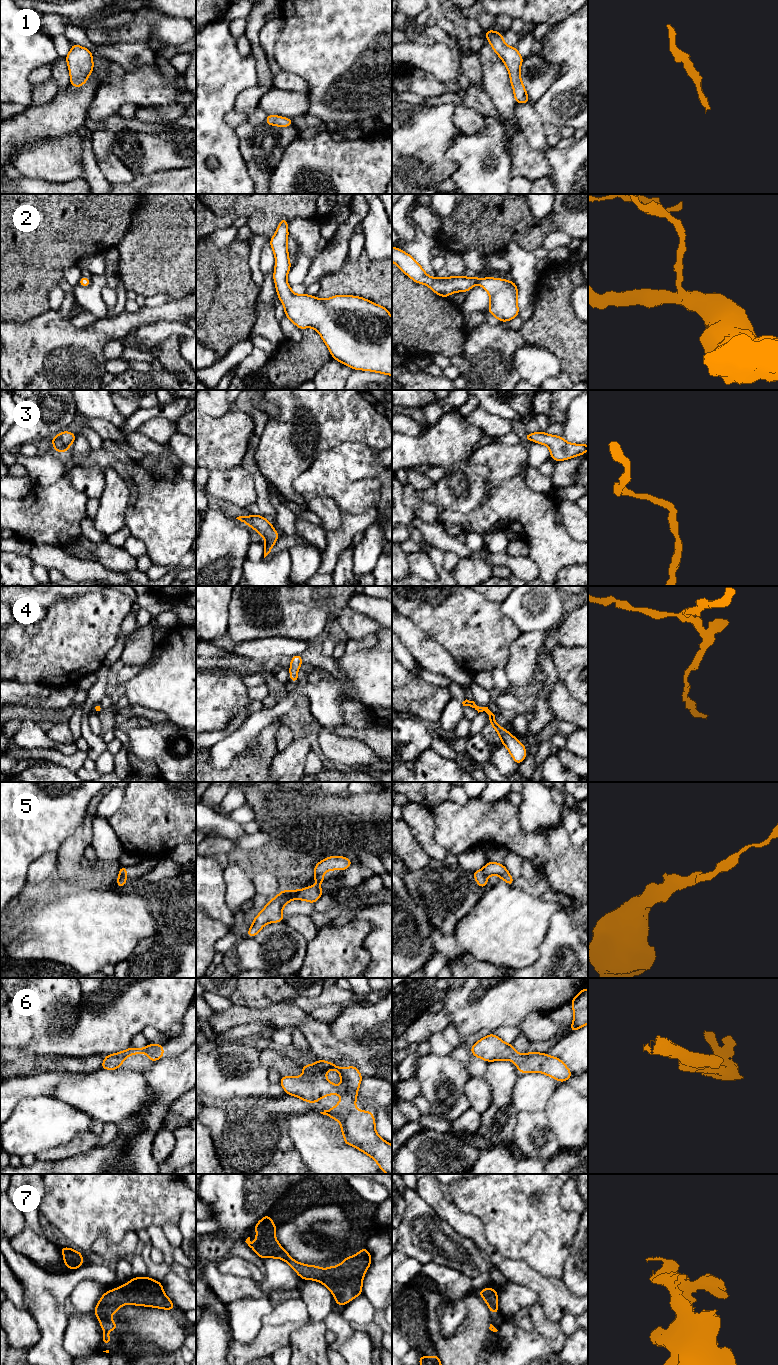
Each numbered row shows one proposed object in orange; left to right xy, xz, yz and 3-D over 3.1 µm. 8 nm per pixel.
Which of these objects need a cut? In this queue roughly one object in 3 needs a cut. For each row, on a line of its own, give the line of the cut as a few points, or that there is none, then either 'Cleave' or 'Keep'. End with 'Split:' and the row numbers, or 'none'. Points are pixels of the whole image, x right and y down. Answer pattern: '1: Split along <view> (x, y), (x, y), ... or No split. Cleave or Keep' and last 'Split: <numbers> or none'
1: No split. Keep
2: No split. Keep
3: No split. Keep
4: No split. Keep
5: No split. Keep
6: No split. Keep
7: No split. Keep
Split: none

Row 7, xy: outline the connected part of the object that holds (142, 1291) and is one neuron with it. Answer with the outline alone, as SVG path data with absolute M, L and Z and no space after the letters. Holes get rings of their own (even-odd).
M147 1276L133 1278L115 1290L105 1292L94 1308L94 1313L104 1331L102 1344L111 1344L107 1330L118 1330L118 1325L109 1318L109 1315L116 1313L125 1304L162 1308L168 1311L175 1307L164 1293L161 1282Z

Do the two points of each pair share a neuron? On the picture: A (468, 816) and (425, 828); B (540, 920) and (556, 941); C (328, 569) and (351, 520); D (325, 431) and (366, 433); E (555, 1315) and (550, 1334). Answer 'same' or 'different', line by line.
A: different
B: different
C: same
D: same
E: different

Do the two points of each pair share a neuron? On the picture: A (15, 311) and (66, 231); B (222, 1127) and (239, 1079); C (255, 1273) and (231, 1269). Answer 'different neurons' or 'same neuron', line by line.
A: same neuron
B: different neurons
C: same neuron

